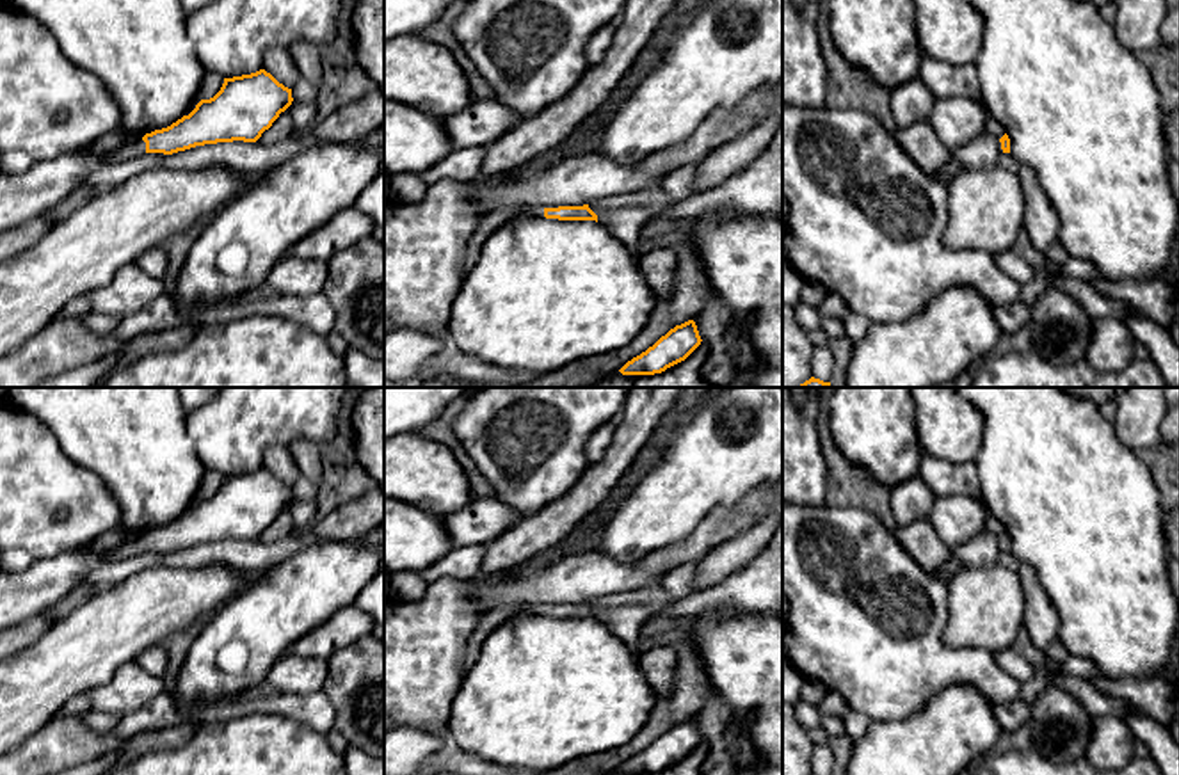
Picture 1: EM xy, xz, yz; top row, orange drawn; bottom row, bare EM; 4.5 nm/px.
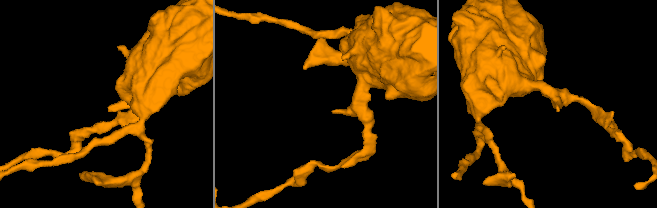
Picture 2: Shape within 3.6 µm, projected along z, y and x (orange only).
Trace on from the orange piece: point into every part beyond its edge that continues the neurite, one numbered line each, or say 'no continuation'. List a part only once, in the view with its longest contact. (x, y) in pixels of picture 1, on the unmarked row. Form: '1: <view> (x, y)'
1: xy (128, 550)

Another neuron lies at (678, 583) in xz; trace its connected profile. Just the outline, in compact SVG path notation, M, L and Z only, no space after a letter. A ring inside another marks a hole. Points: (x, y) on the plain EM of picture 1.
M699 562L679 565L662 578L660 585L663 587L670 599L683 599L697 592L695 588L697 563Z

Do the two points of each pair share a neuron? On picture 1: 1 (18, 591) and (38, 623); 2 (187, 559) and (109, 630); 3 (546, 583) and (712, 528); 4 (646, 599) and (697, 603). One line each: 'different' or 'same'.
1: different
2: different
3: same
4: same

